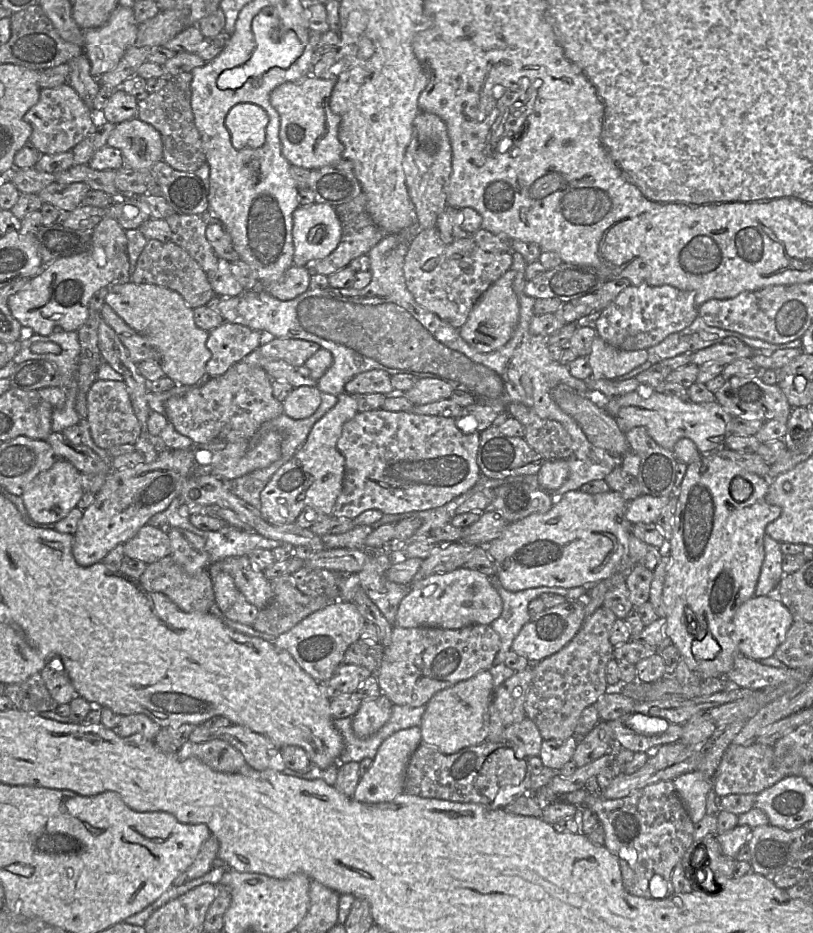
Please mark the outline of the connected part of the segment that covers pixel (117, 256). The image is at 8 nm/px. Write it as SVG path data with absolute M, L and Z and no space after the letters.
M105 218L92 230L92 244L87 251L44 266L20 291L11 295L8 307L22 325L21 340L28 340L34 334L50 336L58 332L77 332L89 318L94 294L118 279L121 255L127 252L127 245L126 231L118 221Z

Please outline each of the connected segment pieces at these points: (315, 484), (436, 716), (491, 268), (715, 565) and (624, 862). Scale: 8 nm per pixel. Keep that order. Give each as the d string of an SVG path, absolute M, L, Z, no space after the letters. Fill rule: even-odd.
M346 392L337 396L336 405L314 424L303 445L276 471L261 492L260 511L263 517L288 525L295 523L306 507L332 516L336 500L343 488L345 473L345 458L338 451L336 443L344 424L357 413L357 402L353 396Z
M489 671L479 672L465 681L438 691L426 704L421 721L422 743L444 754L453 754L486 741L493 693L493 677Z
M436 227L413 233L403 264L406 286L415 301L443 321L459 329L483 293L512 265L512 253L483 250L471 235L465 234L445 244Z
M713 452L703 454L699 460L687 466L680 487L672 494L678 500L672 518L671 538L666 547L670 555L662 593L666 610L666 634L688 667L697 672L702 680L724 678L732 669L735 658L741 655L732 639L731 620L739 606L755 596L765 558L765 529L782 512L779 506L769 504L765 499L769 485L769 480ZM735 478L743 478L753 487L751 496L745 501L738 502L731 495L730 485Z
M659 781L613 800L603 798L600 792L591 793L585 797L584 808L589 808L598 816L605 831L604 846L618 858L622 881L628 892L654 898L649 881L655 875L662 876L665 881L667 896L674 892L672 872L694 842L695 824L678 796L673 781Z

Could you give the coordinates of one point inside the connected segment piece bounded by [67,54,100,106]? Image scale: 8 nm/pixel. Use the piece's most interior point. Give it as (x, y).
(80, 79)

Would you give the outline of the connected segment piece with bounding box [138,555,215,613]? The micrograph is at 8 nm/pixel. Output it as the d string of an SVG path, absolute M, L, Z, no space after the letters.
M172 555L148 564L138 580L147 591L166 595L186 613L210 613L215 604L213 582L208 571L190 575L173 560Z

